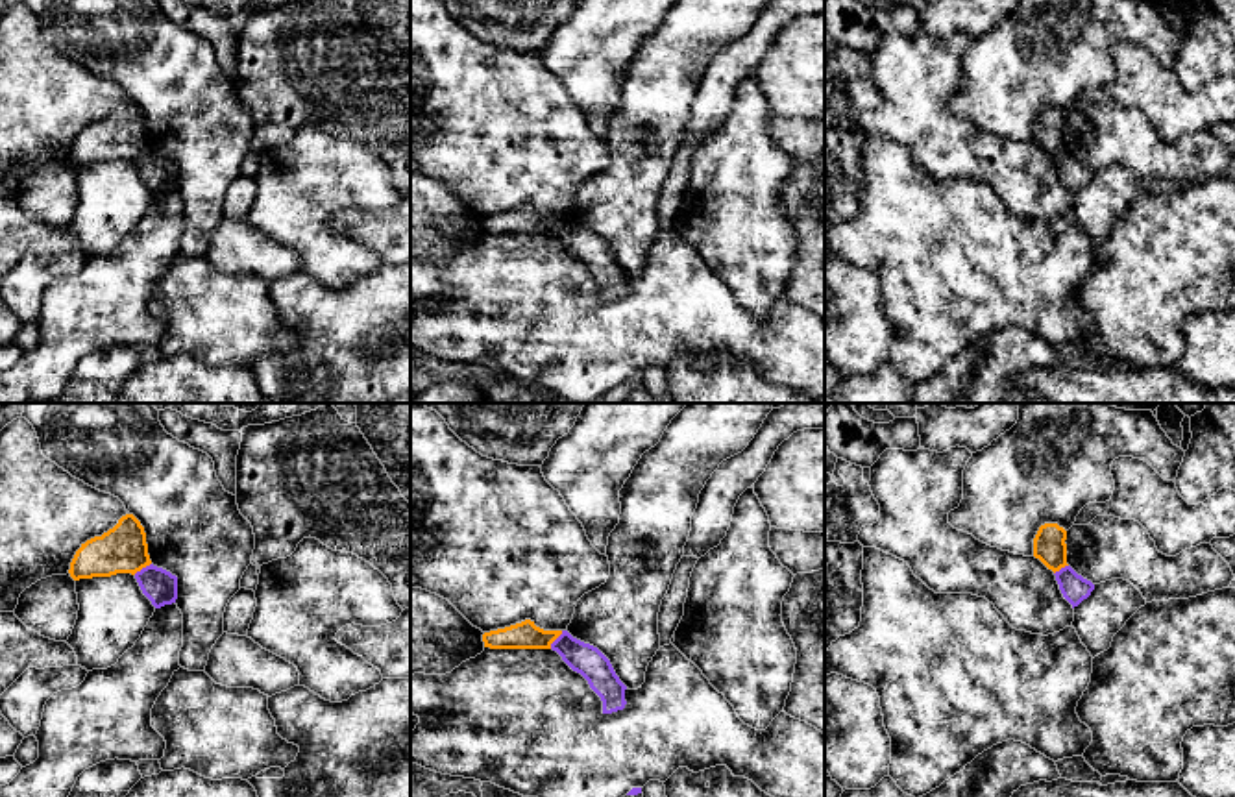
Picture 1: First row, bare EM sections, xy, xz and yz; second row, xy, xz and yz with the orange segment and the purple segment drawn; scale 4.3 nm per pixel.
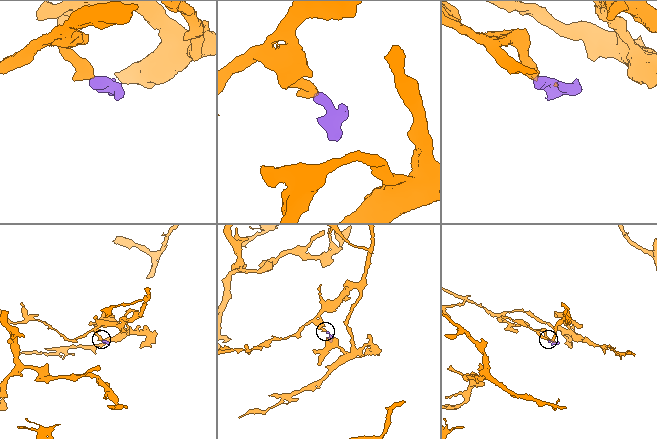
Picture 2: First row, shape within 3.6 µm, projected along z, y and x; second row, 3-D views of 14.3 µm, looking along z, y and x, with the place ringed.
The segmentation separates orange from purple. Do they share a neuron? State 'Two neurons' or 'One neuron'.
Two neurons

